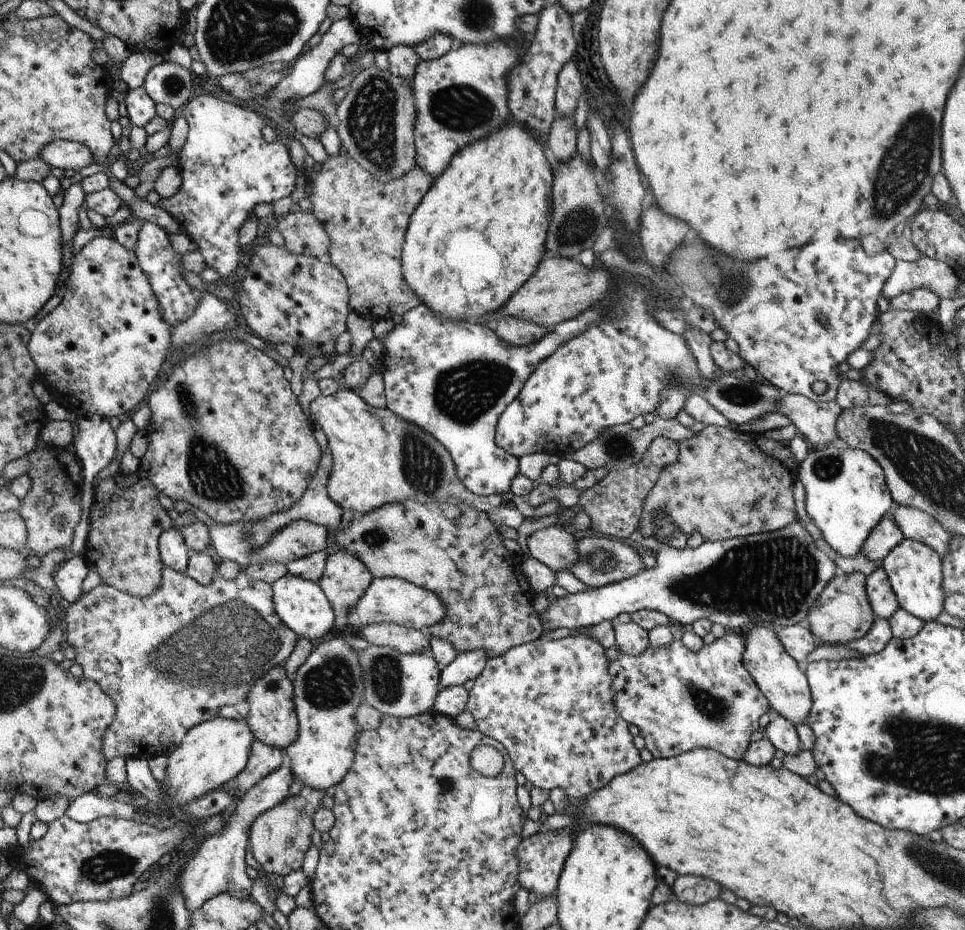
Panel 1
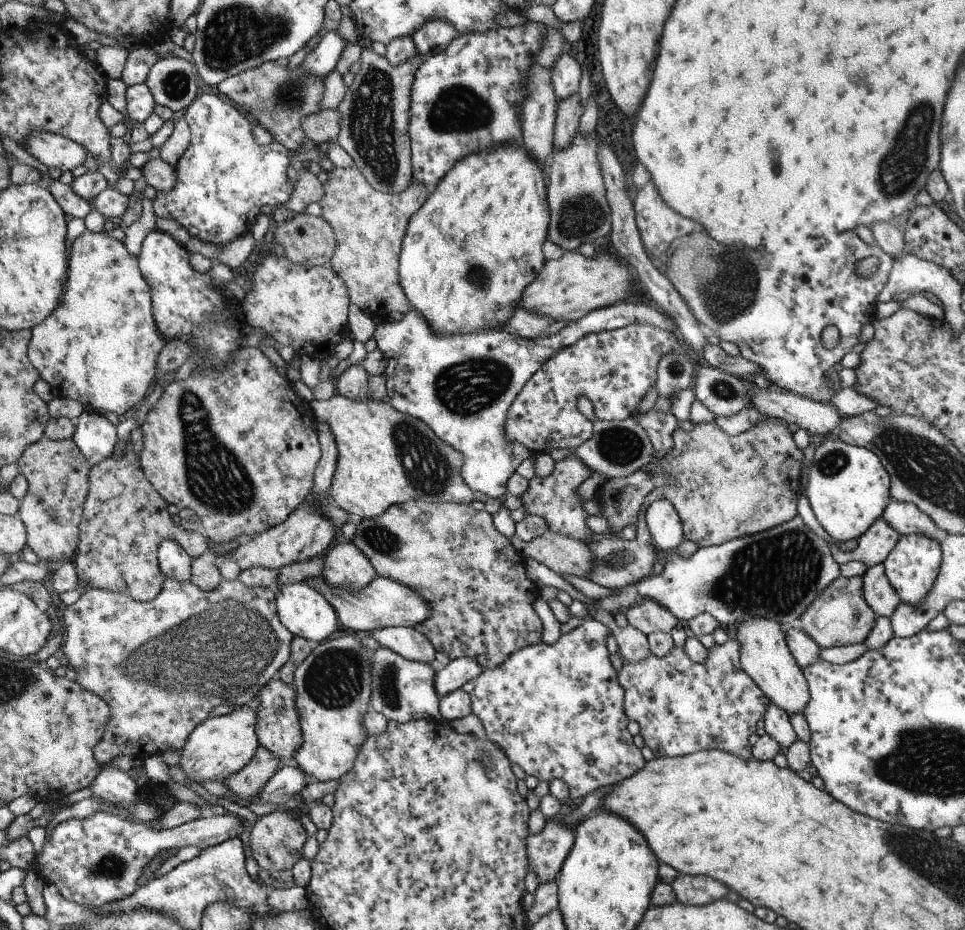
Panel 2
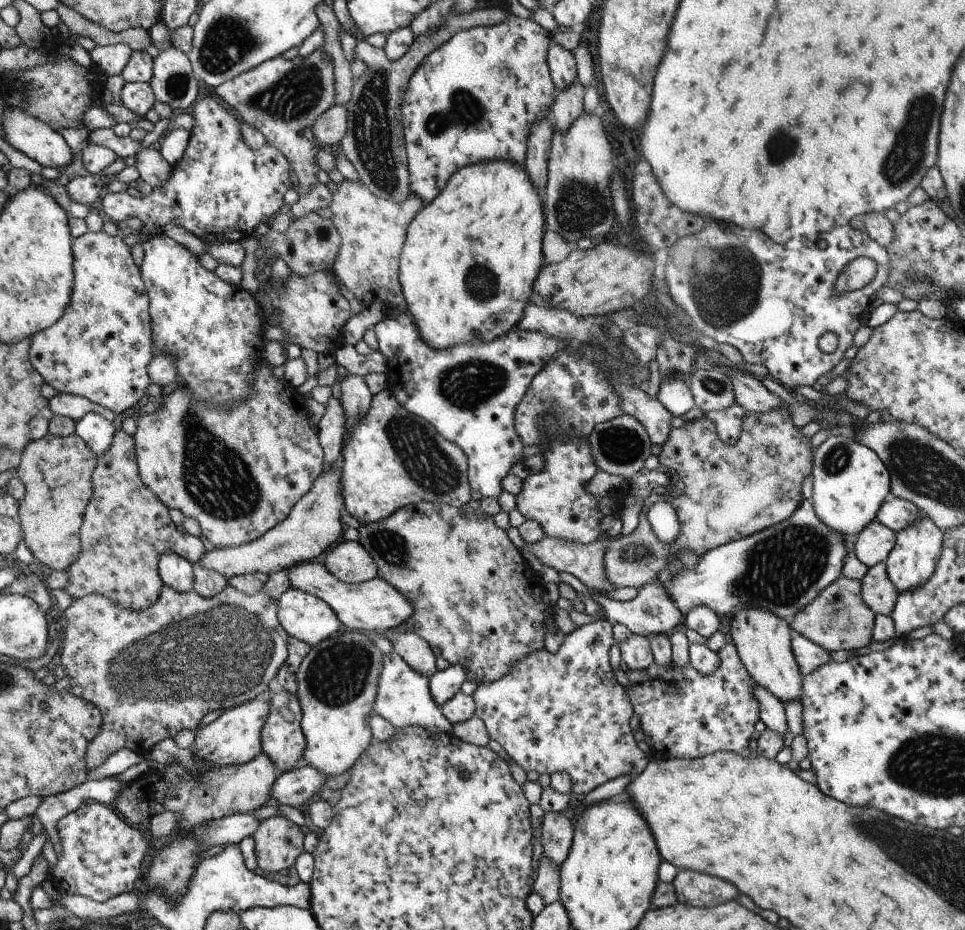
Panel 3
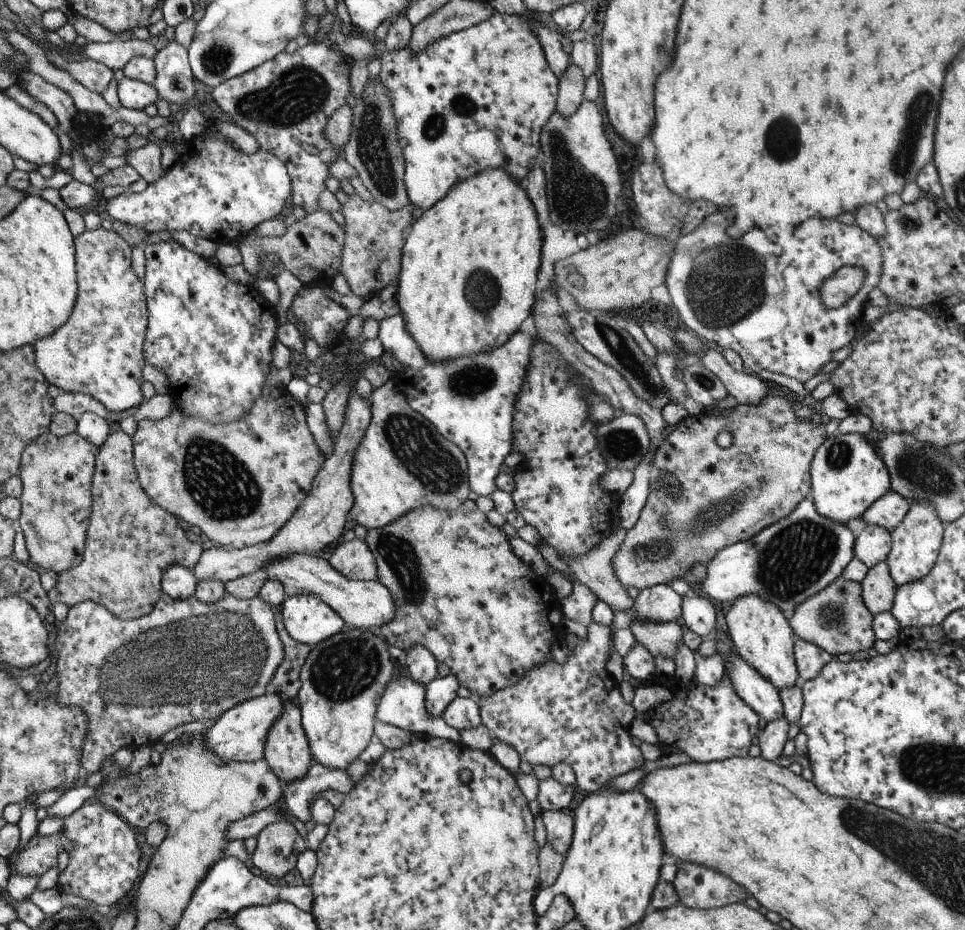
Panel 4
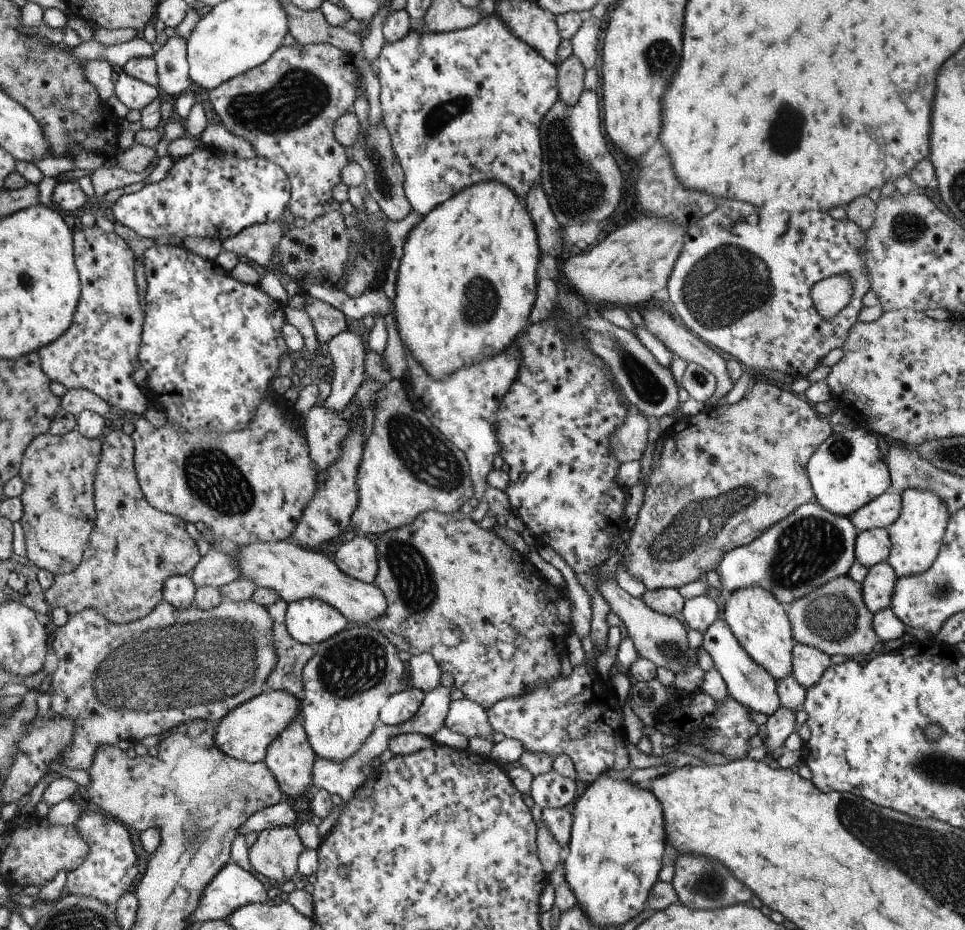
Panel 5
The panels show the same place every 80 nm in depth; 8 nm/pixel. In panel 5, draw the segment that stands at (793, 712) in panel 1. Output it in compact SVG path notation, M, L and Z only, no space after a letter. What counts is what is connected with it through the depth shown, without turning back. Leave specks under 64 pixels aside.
M744 588L736 590L726 606L724 606L724 621L728 624L734 638L746 650L746 654L760 664L776 682L784 680L793 672L793 647L795 641L792 637L790 620L784 607L772 592L764 588Z

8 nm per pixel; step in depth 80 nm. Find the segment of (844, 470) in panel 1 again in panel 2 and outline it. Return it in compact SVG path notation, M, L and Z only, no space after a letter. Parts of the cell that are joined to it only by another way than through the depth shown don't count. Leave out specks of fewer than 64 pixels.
M835 435L820 444L813 460L806 488L812 512L834 542L860 538L882 516L891 498L887 470L874 451L848 444Z

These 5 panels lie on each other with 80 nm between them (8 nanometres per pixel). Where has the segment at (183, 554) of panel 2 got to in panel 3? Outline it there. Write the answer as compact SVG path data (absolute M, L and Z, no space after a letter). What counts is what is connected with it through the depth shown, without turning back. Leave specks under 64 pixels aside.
M166 553L160 558L162 580L166 587L179 593L189 593L192 591L192 582L196 582L192 576L194 566L188 564L185 558L177 553Z

